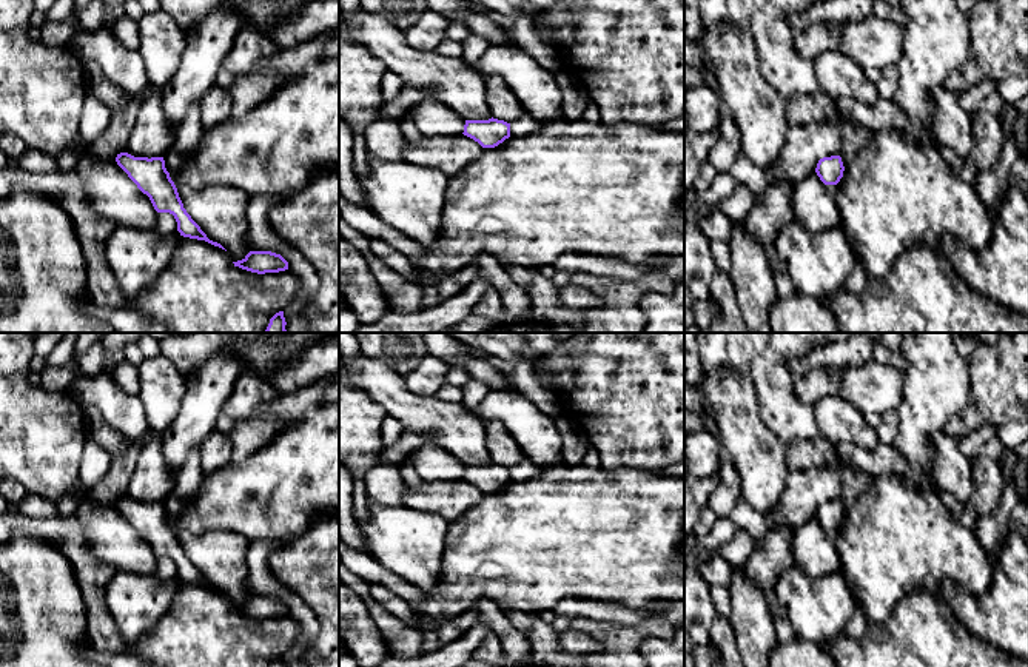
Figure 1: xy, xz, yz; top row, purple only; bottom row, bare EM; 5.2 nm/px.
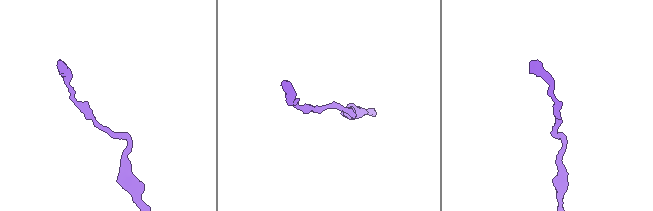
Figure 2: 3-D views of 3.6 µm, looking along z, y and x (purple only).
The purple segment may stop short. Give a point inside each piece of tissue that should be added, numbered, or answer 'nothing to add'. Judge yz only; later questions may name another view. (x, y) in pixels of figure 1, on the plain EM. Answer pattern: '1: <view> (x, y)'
nothing to add

